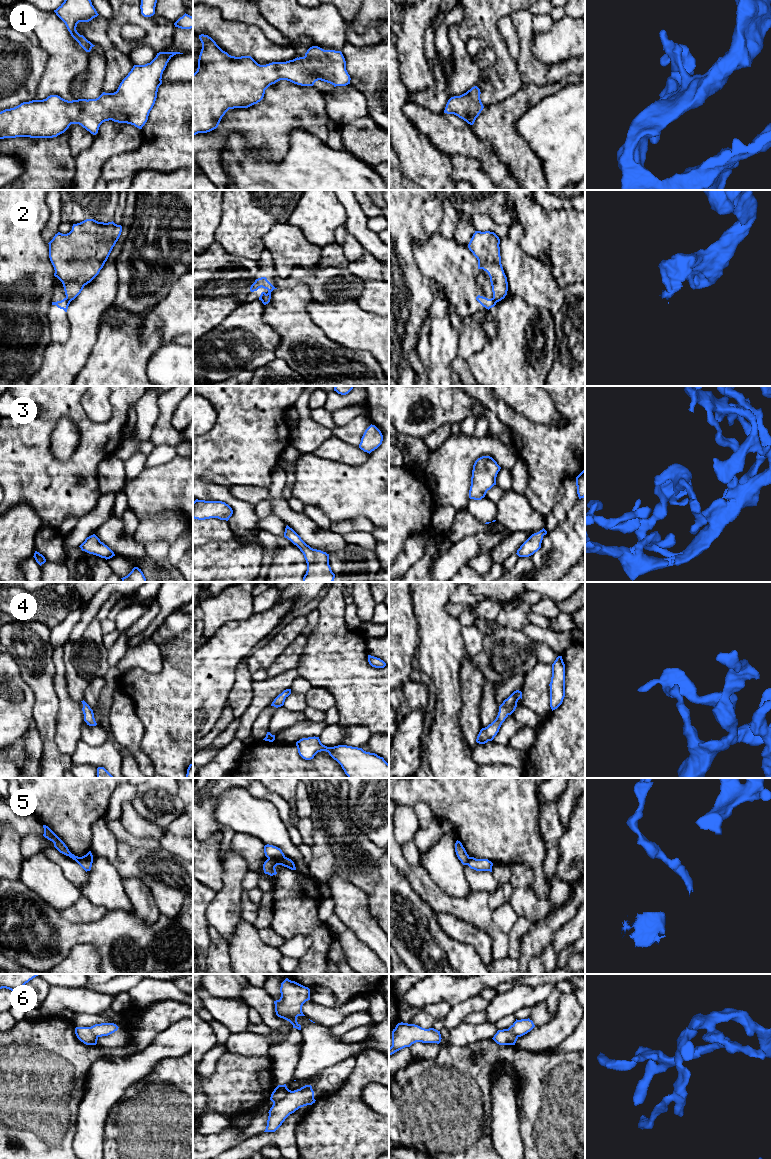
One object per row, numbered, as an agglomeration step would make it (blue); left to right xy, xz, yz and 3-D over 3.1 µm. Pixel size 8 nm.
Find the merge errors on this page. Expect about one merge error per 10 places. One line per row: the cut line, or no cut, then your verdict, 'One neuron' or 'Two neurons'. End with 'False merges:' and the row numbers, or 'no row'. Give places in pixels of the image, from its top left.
1: No split. One neuron
2: Split along xy (66, 296), (71, 300). Two neurons
3: No split. One neuron
4: No split. One neuron
5: Split along xz (284, 856), (268, 859). Two neurons
6: Split along xz (290, 1090), (282, 1099), (273, 1103). Two neurons
False merges: 2, 5, 6

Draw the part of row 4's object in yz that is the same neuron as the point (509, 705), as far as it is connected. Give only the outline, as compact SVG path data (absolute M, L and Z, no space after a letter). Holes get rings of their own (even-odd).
M519 690L514 691L503 703L499 706L499 712L496 719L487 727L482 728L477 736L476 742L485 744L492 741L499 732L499 729L505 719L511 715L516 707L519 699L522 699L522 692Z

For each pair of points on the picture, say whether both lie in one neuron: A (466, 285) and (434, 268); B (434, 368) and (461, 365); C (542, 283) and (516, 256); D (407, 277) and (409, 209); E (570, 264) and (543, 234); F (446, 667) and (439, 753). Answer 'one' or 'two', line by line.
A: one
B: two
C: one
D: one
E: one
F: one

